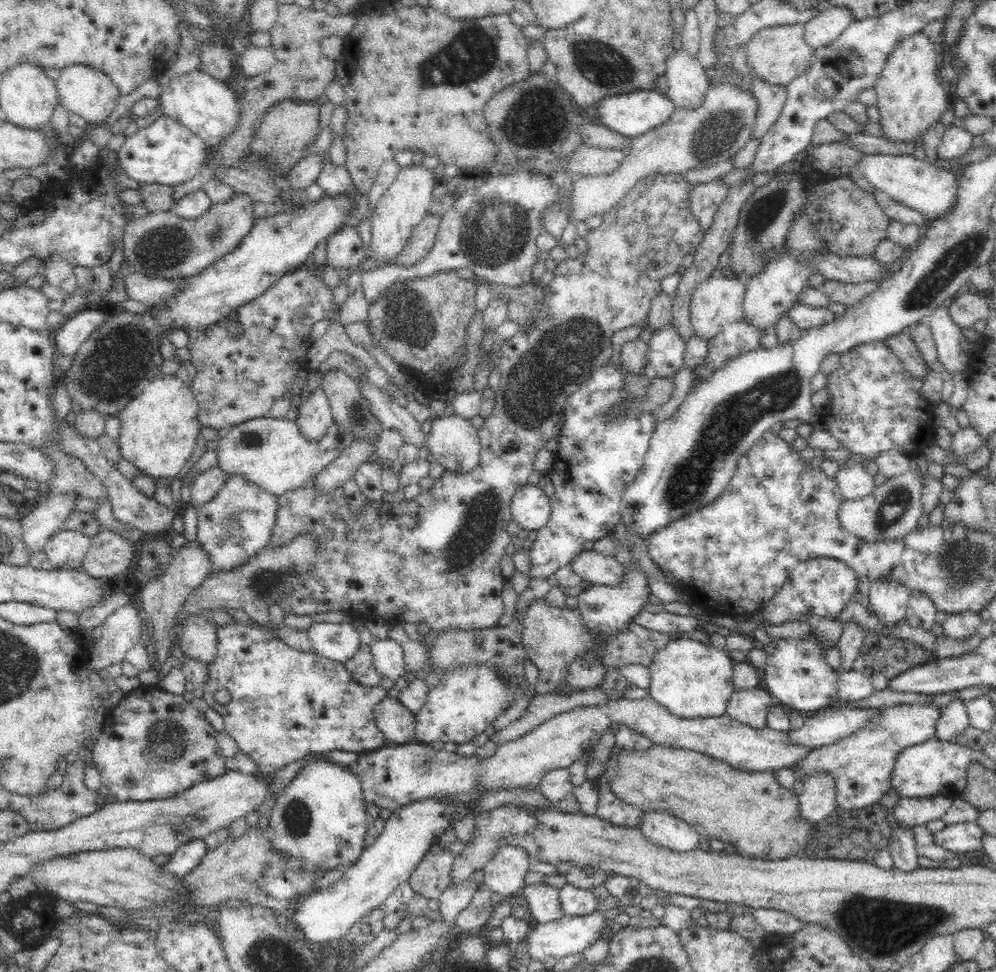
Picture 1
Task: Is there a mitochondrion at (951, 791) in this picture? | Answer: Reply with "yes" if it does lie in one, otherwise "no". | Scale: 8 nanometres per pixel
no

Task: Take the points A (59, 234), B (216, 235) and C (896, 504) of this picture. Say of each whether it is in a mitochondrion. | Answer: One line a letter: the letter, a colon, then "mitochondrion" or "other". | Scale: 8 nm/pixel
A: mitochondrion
B: mitochondrion
C: mitochondrion

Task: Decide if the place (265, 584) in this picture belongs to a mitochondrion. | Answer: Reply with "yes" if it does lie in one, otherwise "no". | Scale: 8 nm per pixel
yes

